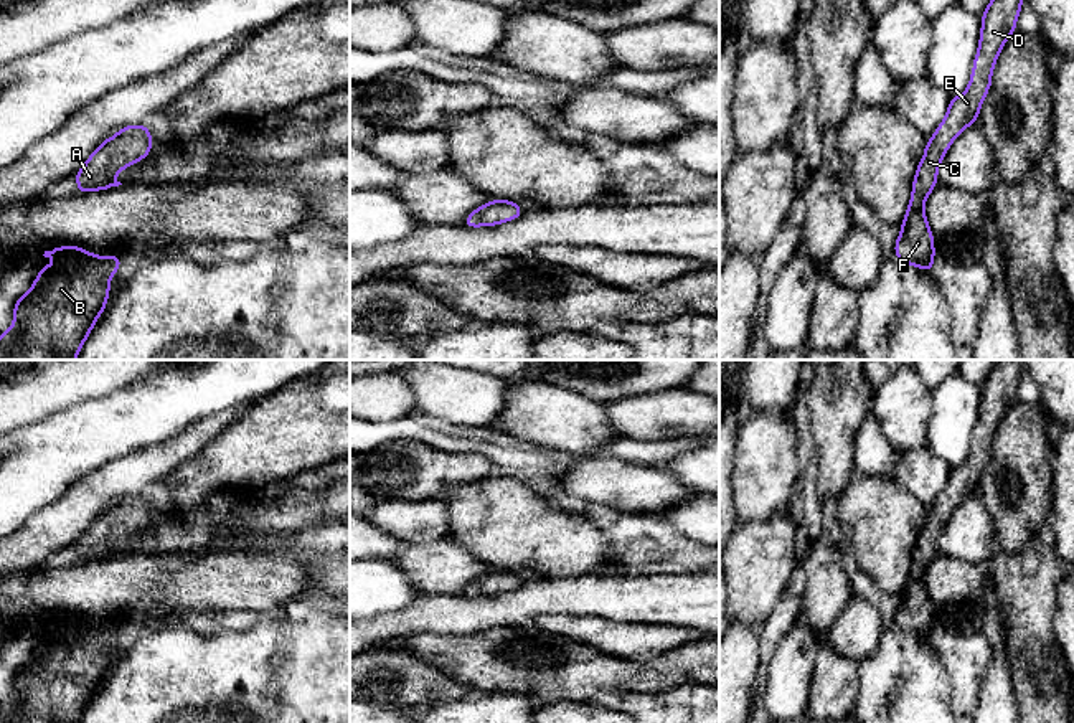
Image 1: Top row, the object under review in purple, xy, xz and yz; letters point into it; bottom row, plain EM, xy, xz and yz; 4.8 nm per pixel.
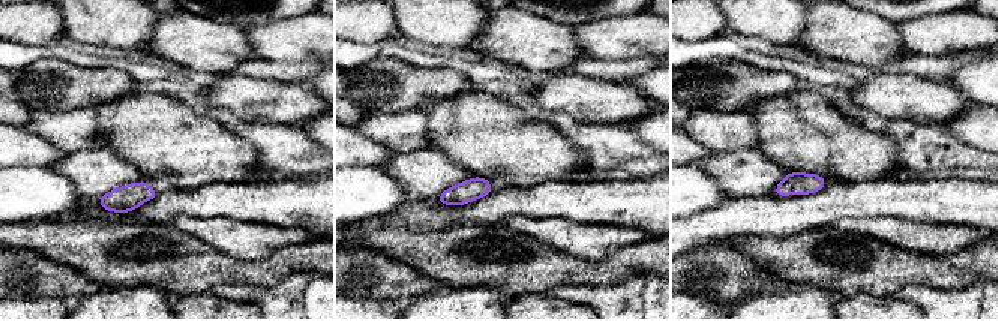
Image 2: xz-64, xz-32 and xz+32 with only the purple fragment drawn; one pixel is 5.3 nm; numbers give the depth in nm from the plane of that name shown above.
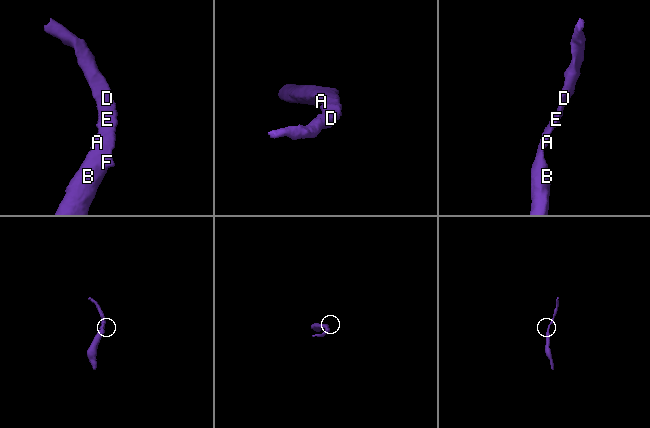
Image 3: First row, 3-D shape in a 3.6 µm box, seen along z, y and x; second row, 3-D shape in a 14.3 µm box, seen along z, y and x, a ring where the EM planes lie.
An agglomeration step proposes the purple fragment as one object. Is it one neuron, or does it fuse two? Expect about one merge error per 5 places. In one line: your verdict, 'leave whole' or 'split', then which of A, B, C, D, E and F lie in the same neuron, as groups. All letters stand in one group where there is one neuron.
leave whole; A B C D E F

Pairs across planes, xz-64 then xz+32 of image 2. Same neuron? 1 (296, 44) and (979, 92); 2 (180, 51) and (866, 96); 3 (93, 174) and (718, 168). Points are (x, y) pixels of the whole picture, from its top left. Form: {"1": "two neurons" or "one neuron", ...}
{"1": "two neurons", "2": "two neurons", "3": "one neuron"}

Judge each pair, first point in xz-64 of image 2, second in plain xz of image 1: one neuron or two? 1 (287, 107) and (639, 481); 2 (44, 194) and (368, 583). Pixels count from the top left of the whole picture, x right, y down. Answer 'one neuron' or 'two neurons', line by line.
1: one neuron
2: one neuron

